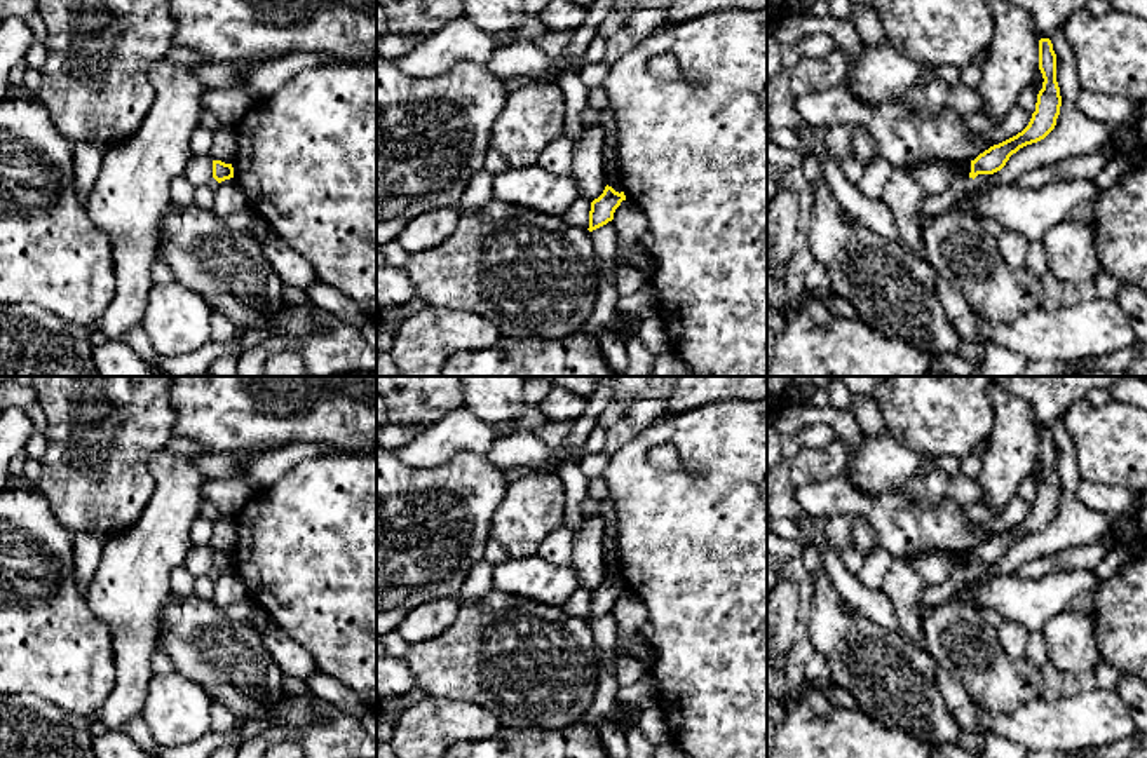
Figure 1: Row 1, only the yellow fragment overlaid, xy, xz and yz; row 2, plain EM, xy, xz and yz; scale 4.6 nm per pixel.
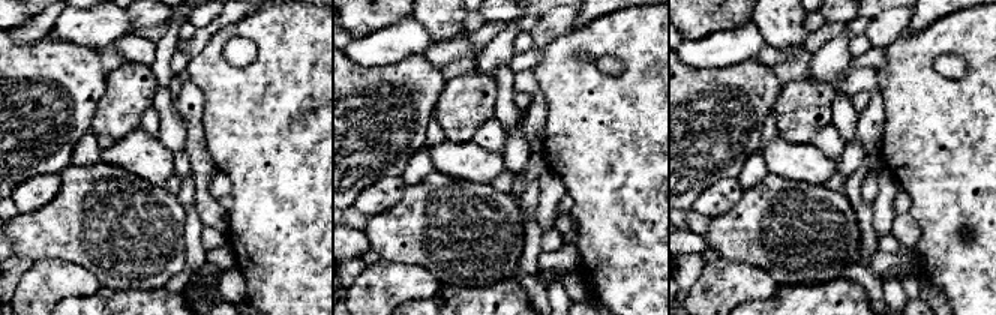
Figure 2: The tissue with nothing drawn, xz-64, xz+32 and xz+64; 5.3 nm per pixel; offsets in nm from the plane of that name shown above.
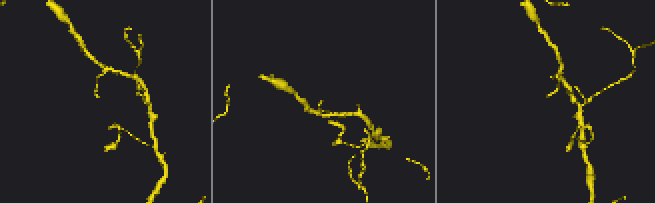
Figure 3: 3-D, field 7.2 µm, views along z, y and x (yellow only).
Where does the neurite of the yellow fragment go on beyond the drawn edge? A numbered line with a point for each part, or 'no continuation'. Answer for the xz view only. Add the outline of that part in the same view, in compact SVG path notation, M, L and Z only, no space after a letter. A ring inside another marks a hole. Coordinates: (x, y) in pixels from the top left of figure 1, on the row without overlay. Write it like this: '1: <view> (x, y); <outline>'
no continuation

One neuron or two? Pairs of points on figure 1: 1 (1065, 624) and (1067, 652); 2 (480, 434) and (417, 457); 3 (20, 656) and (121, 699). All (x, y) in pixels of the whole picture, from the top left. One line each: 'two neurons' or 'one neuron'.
1: one neuron
2: one neuron
3: two neurons

